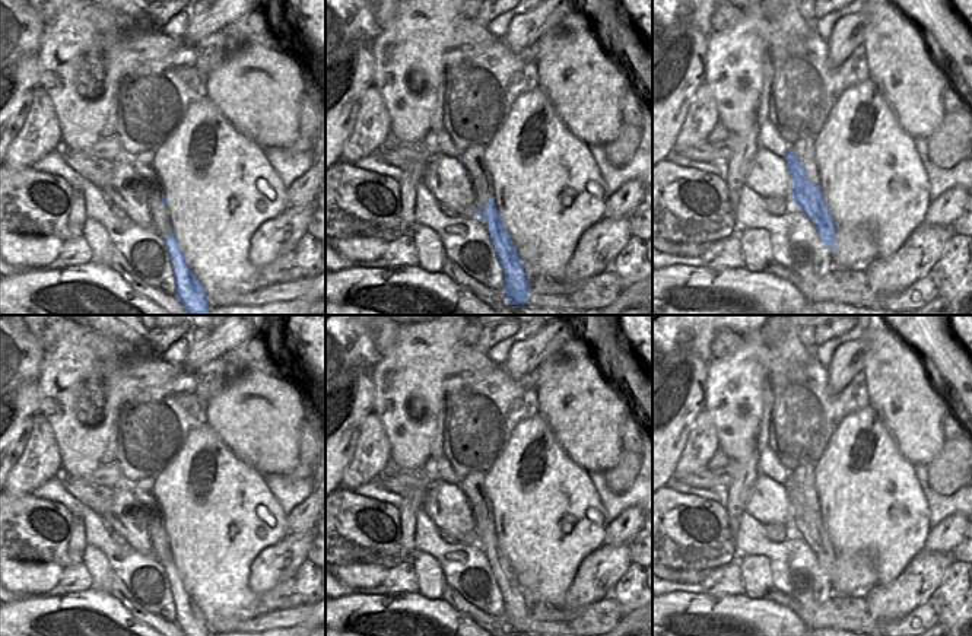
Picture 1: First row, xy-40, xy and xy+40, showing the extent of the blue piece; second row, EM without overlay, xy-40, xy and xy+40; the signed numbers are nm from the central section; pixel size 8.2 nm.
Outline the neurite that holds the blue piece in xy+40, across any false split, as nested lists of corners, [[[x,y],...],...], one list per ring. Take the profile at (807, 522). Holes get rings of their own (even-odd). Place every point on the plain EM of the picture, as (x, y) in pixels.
[[[792,473],[784,486],[791,502],[791,527],[797,531],[797,535],[813,547],[820,567],[832,581],[838,553],[823,525],[822,513],[809,506],[801,487],[794,481]]]

